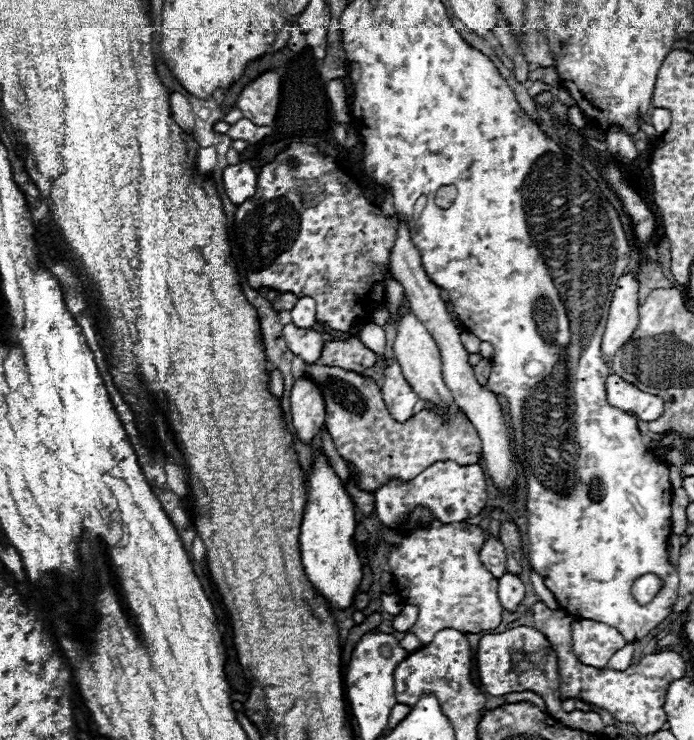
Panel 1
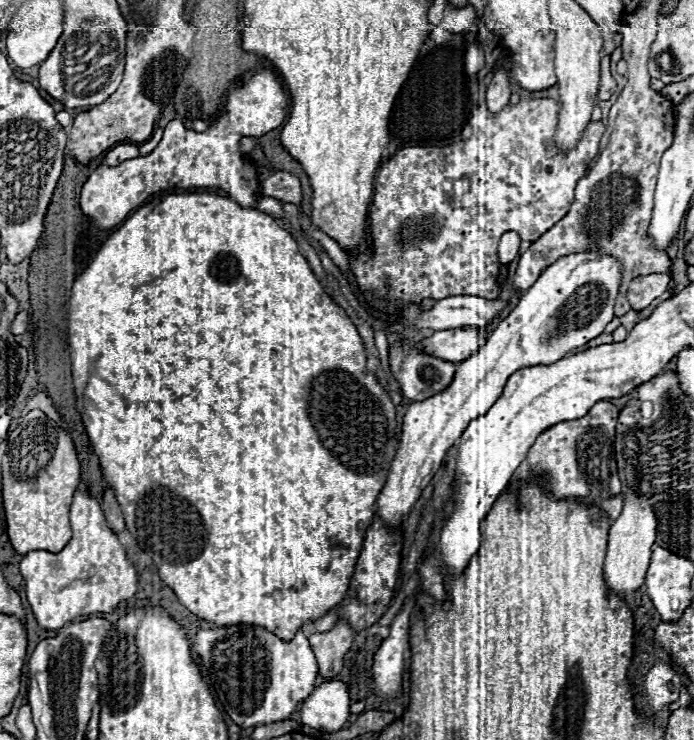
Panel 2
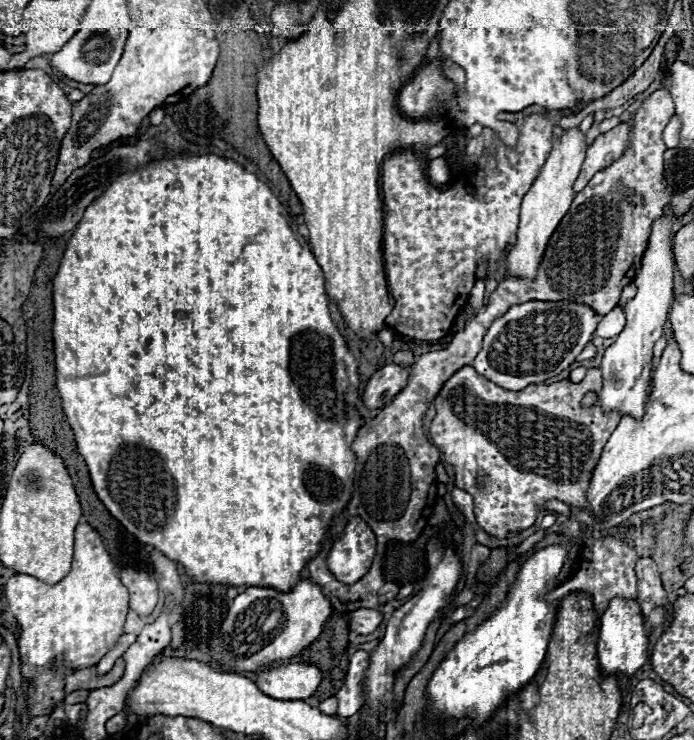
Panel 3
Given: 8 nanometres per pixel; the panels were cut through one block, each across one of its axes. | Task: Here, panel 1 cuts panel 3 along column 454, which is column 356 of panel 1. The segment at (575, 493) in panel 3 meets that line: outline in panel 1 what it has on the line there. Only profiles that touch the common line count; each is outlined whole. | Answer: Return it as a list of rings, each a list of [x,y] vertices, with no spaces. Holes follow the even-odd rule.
[[[306,366],[306,372],[320,384],[324,400],[326,400],[326,428],[336,444],[338,454],[348,460],[348,464],[354,466],[354,472],[358,474],[358,486],[366,492],[376,492],[386,480],[402,480],[408,482],[416,478],[424,468],[452,460],[460,466],[476,464],[482,456],[482,440],[478,438],[476,428],[468,422],[464,412],[460,408],[442,412],[442,410],[420,410],[404,424],[392,420],[392,416],[386,410],[386,404],[382,400],[380,388],[372,378],[364,378],[362,374],[356,374],[352,370],[336,368],[336,366]]]

